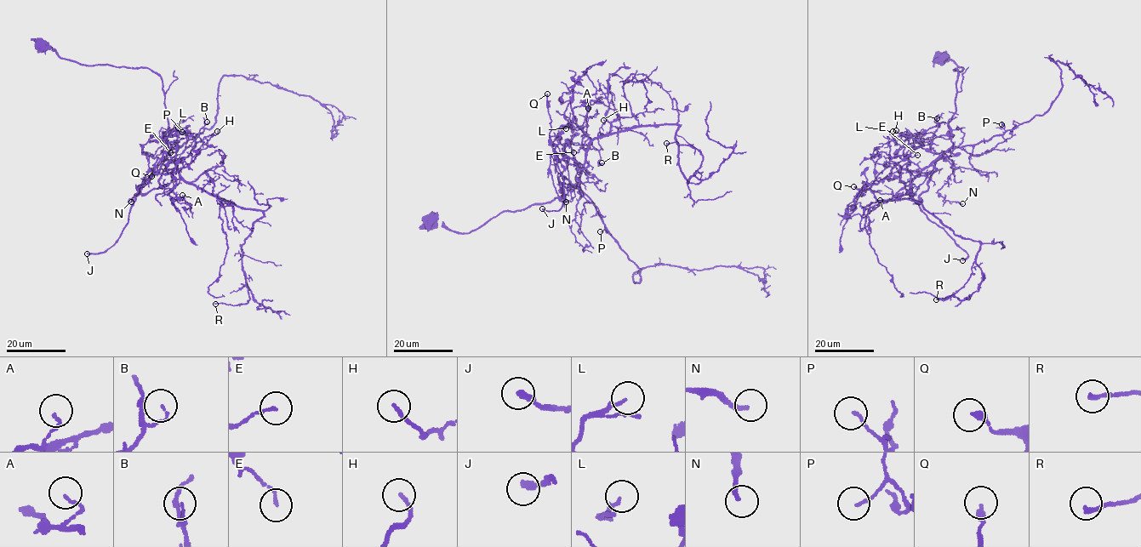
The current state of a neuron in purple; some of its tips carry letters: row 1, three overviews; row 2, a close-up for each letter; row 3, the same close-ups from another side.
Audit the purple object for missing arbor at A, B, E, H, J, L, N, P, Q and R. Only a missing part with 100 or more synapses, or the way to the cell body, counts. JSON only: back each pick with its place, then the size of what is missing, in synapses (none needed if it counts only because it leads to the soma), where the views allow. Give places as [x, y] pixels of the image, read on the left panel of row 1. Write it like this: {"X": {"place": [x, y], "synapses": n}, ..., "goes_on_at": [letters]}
{"J": {"place": [87, 253], "synapses": 350}, "goes_on_at": ["J"]}

